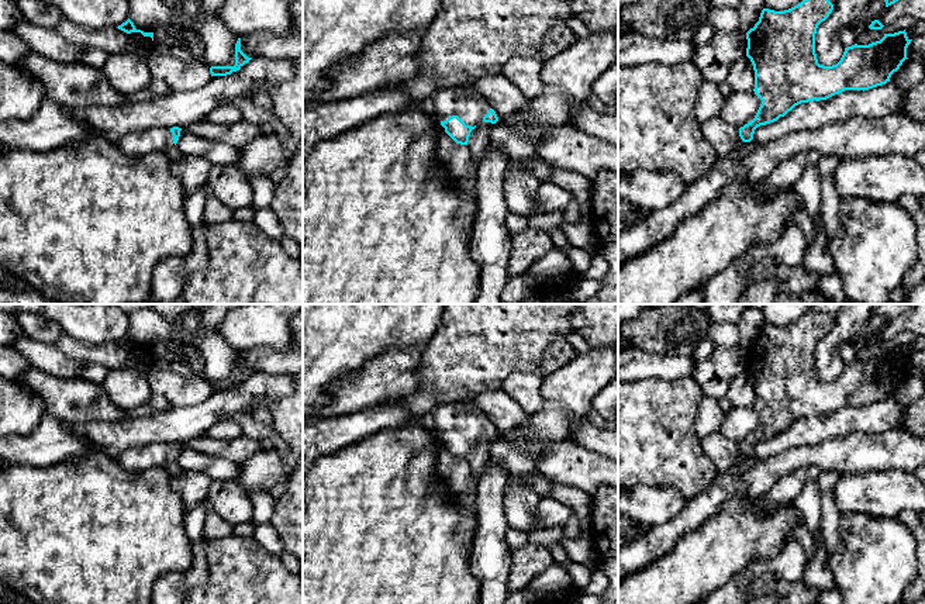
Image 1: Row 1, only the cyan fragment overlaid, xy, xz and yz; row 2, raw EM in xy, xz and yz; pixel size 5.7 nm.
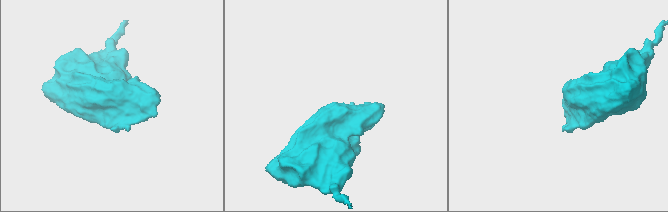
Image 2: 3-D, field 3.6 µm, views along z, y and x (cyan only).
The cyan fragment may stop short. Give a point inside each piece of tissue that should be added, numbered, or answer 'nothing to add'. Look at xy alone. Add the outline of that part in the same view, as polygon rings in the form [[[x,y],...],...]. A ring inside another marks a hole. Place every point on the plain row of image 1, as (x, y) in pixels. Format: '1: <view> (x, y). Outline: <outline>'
1: xy (140, 458). Outline: [[[169,442],[131,446],[115,455],[118,463],[127,472],[144,472],[151,467],[165,467],[173,460],[173,451]]]

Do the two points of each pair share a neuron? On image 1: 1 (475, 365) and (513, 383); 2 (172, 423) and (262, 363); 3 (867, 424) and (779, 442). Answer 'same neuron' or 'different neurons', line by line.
1: different neurons
2: different neurons
3: same neuron

